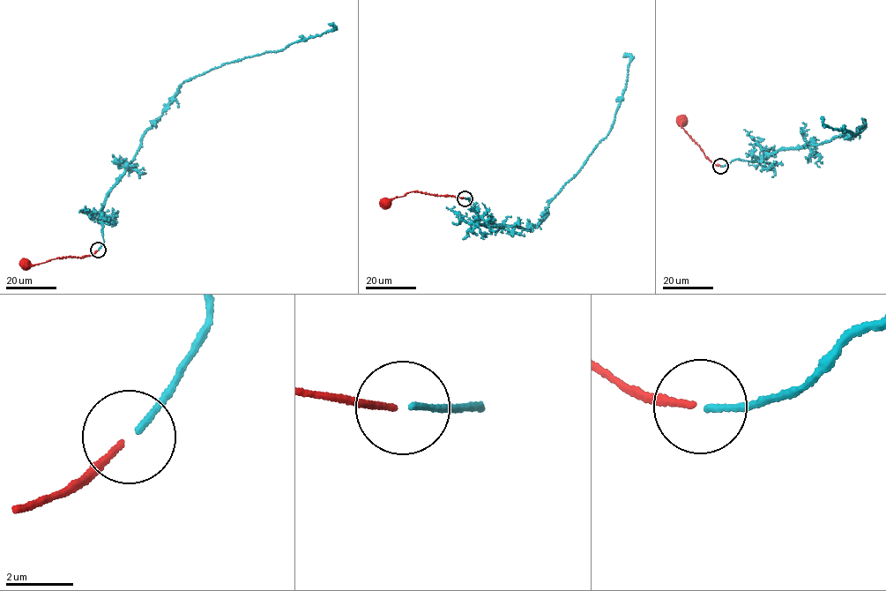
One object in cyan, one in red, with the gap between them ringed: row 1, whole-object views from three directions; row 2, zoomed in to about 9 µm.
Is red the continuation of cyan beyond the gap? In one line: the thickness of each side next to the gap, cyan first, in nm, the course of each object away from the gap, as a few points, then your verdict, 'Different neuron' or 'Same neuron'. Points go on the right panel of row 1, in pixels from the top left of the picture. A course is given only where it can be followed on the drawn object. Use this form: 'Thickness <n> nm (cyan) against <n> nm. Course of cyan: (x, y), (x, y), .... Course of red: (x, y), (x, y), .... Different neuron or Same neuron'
Thickness 170 nm (cyan) against 160 nm. Course of cyan: (721, 166), (852, 137), (864, 120), (866, 124), (856, 134), (822, 123), (822, 116). Course of red: (720, 165), (707, 157), (681, 125), (681, 122). Same neuron

